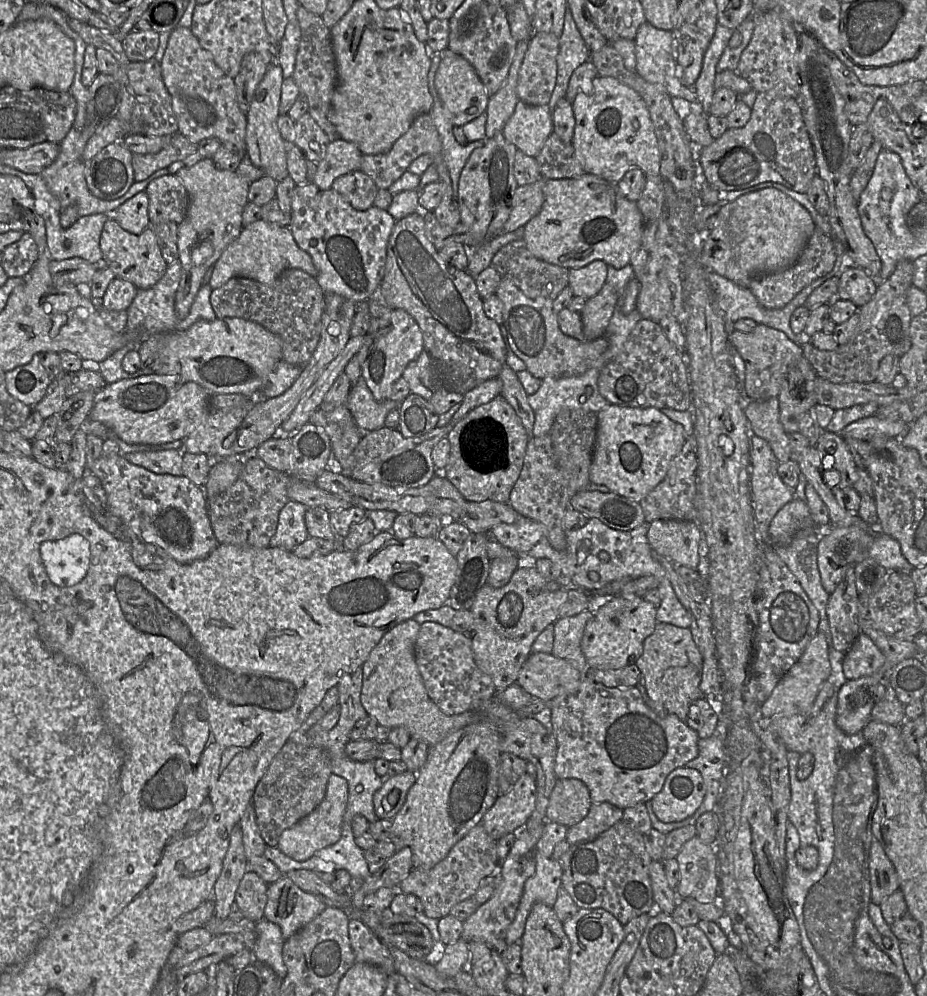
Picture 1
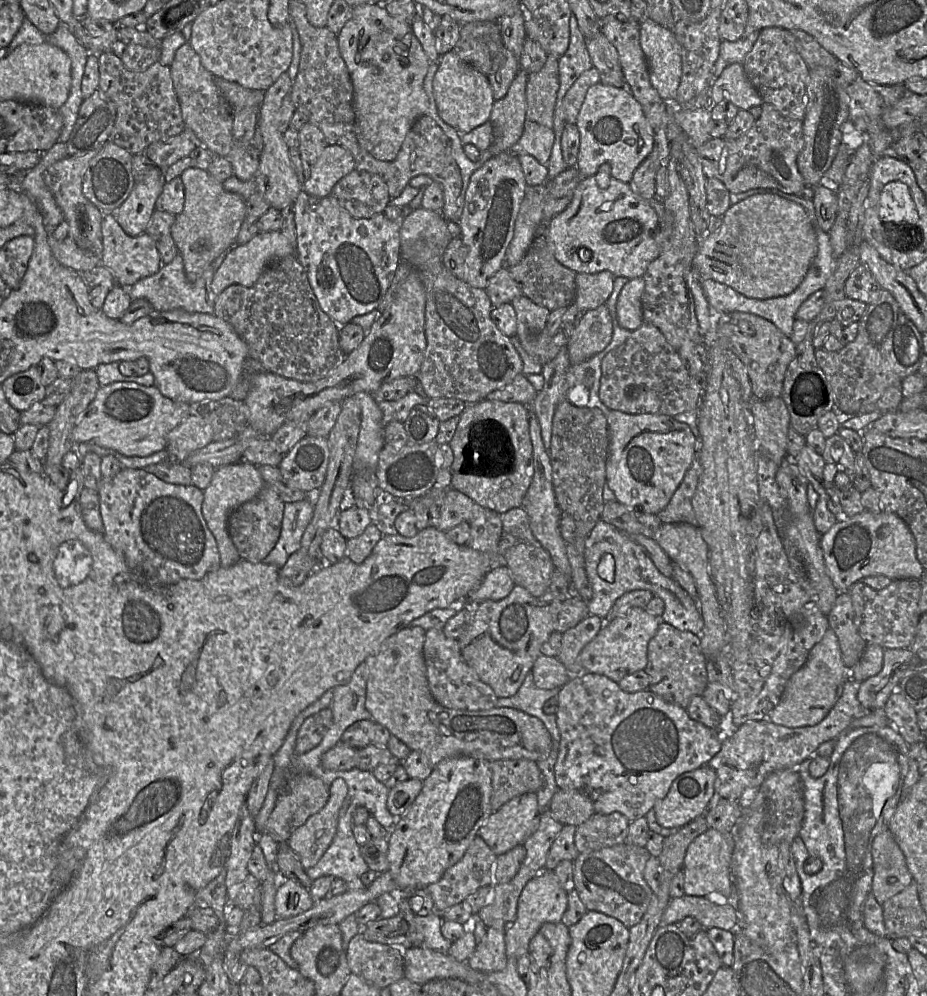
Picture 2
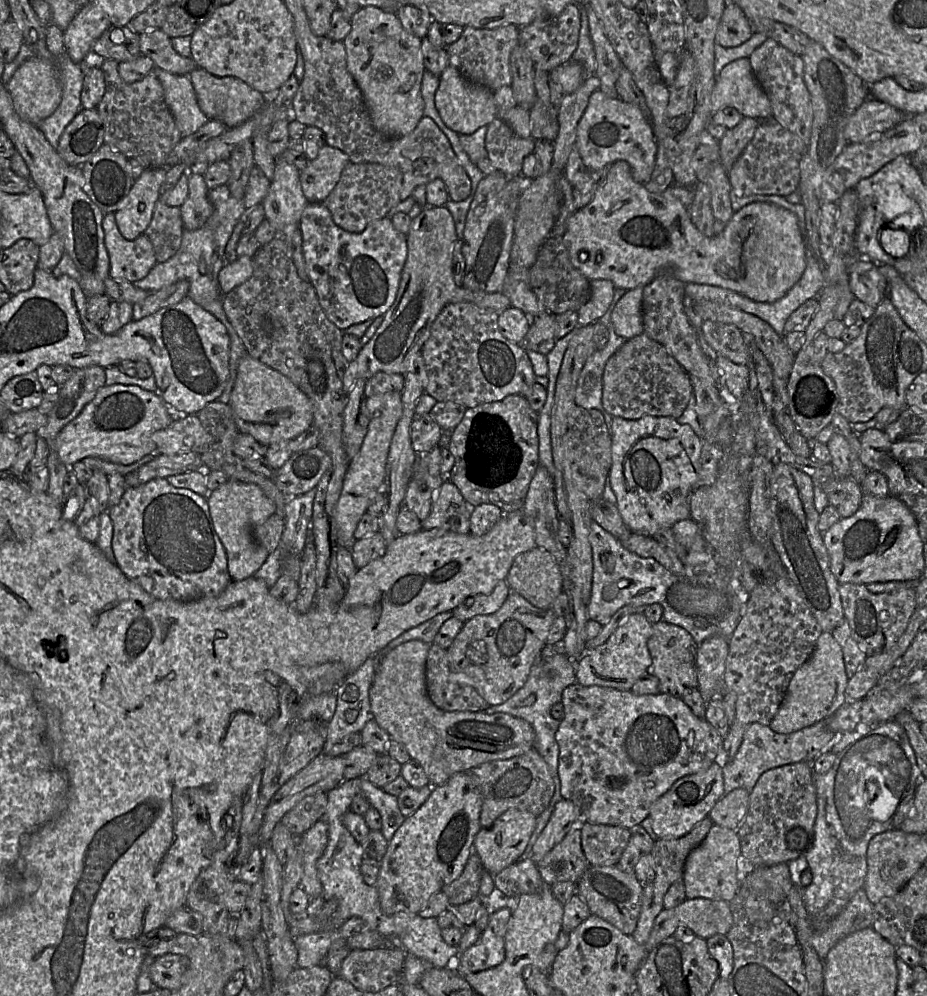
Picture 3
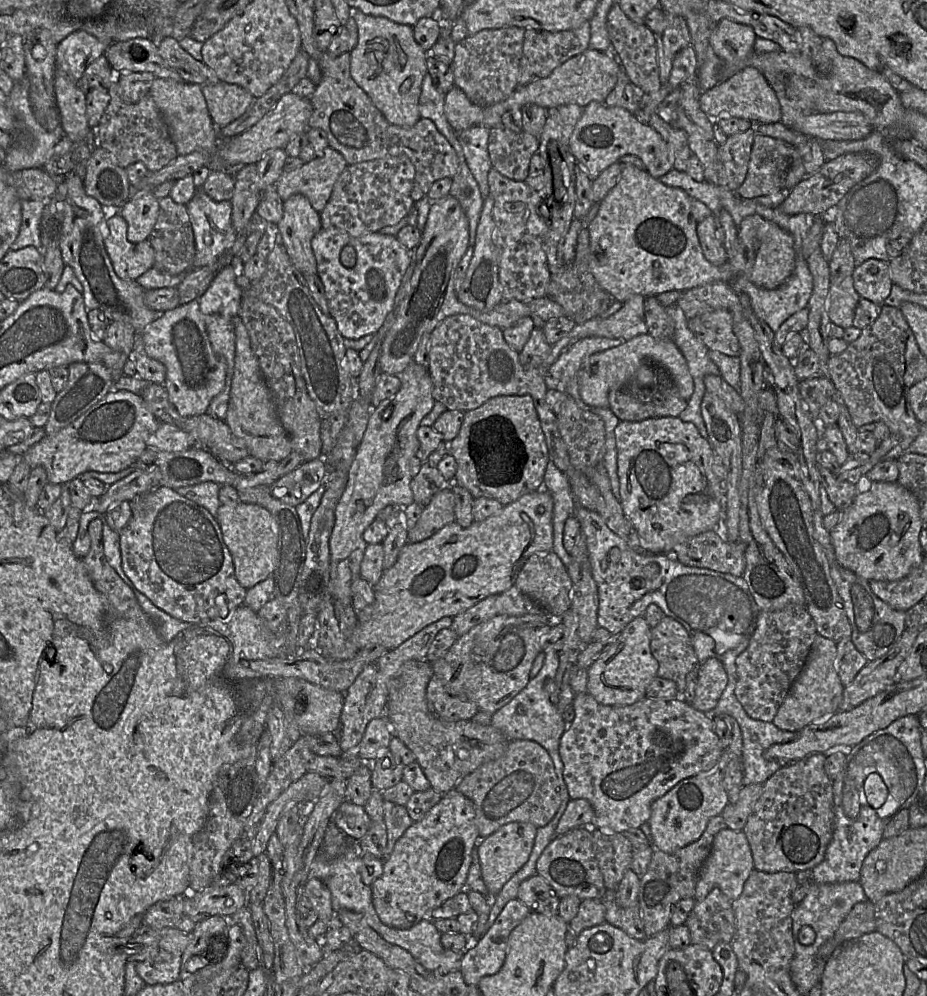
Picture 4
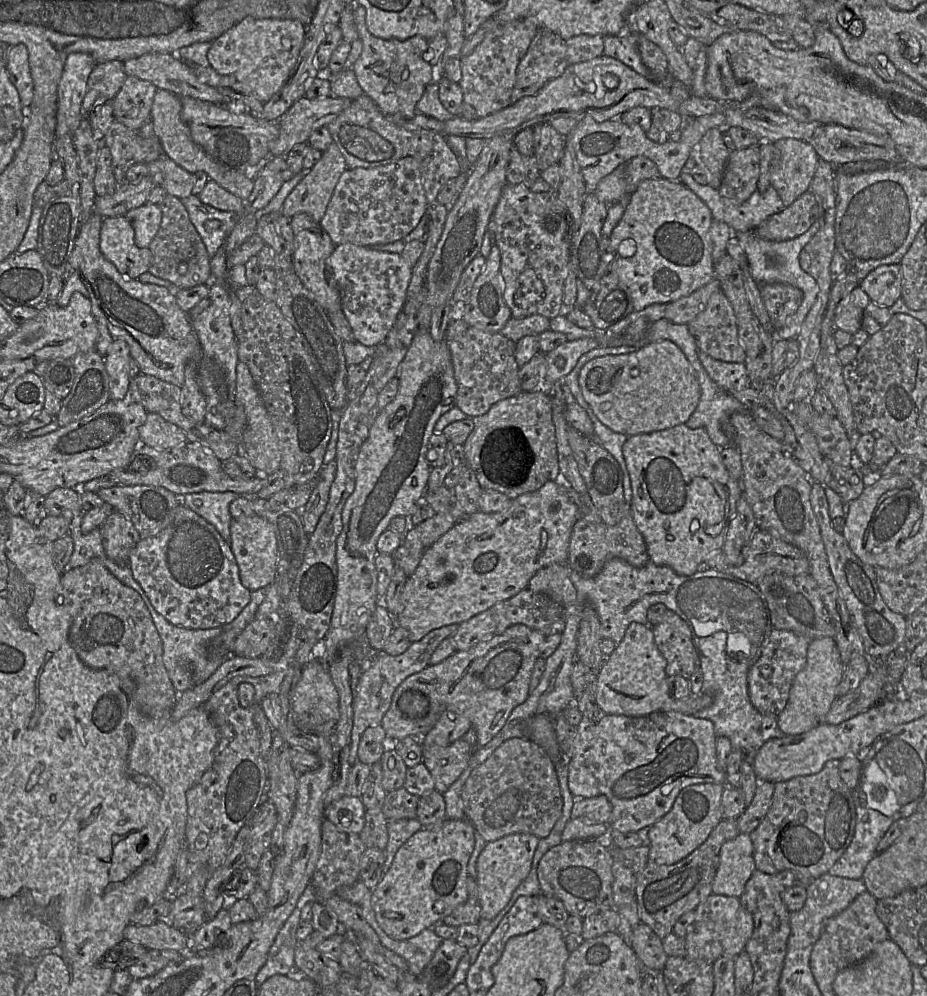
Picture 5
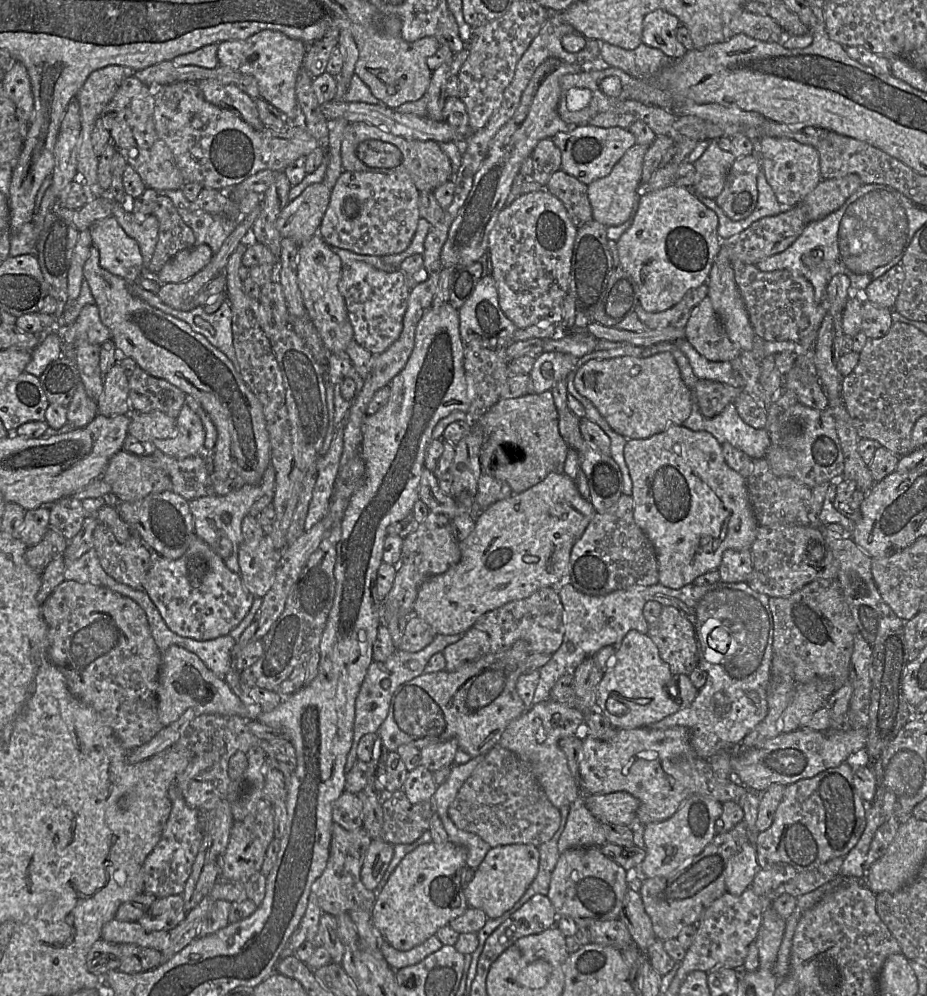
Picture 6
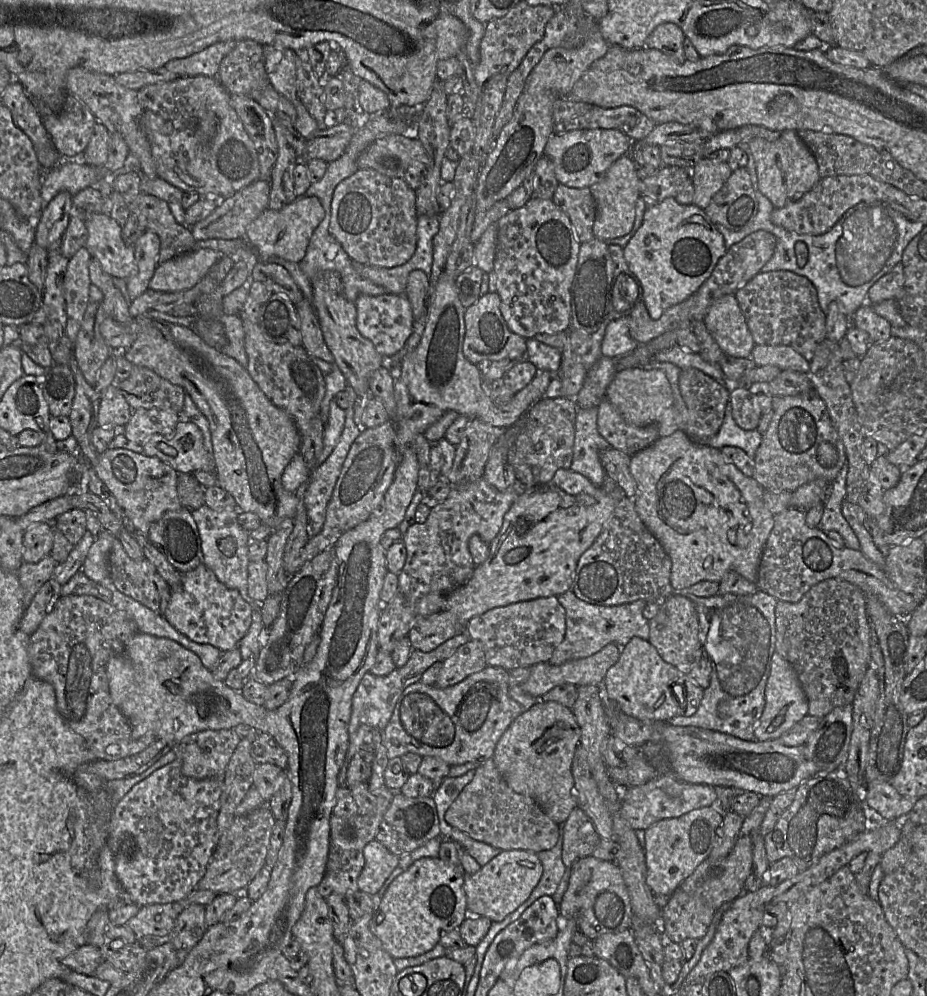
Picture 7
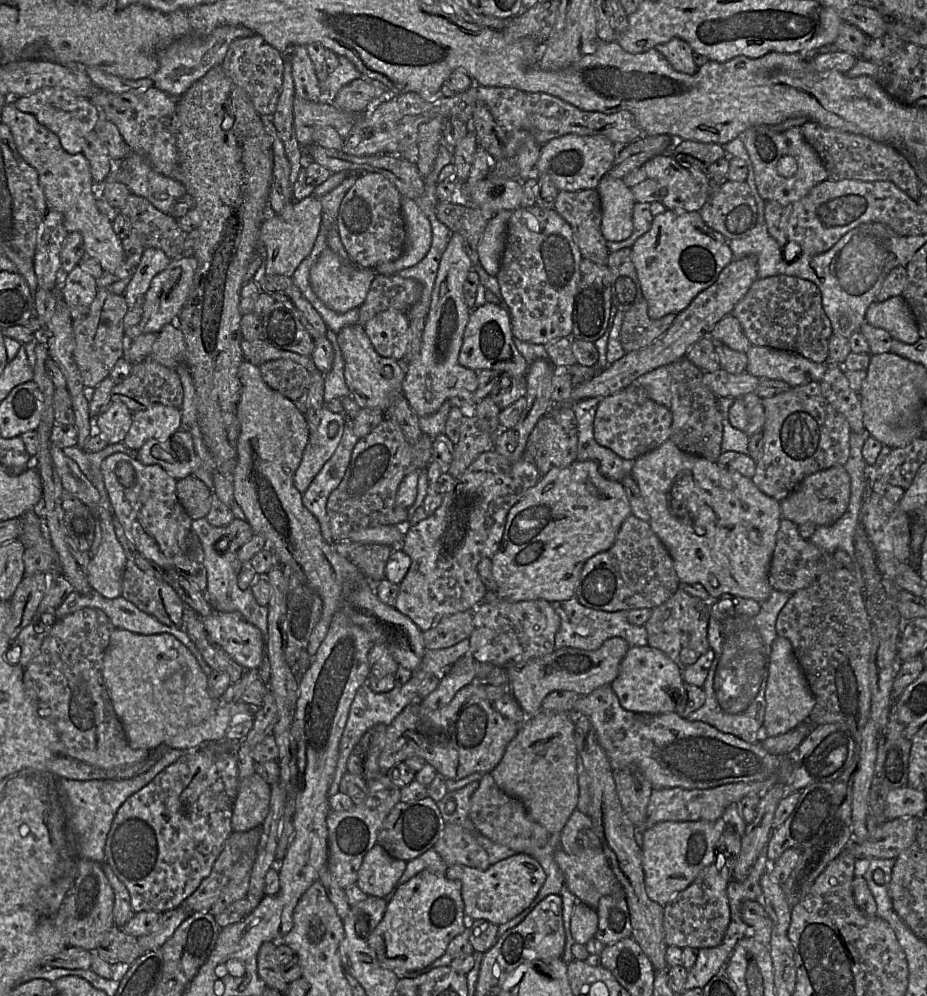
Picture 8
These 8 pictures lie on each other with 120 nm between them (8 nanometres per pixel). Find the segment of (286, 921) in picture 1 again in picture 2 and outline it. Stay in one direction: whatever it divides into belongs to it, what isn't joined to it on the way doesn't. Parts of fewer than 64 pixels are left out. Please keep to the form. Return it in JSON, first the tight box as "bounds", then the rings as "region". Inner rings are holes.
{"bounds":[275,880,315,919],"region":[[[281,880],[275,895],[277,919],[297,916],[315,904],[309,890],[292,880]]]}

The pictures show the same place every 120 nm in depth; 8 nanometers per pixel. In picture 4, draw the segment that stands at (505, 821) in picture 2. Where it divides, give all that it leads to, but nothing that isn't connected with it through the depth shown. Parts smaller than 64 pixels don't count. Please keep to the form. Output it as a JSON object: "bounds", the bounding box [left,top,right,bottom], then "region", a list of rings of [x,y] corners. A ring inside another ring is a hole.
{"bounds":[477,822,537,899],"region":[[[511,822],[478,843],[477,854],[482,879],[487,887],[486,897],[494,899],[503,886],[525,865],[535,841],[537,827],[526,822]]]}

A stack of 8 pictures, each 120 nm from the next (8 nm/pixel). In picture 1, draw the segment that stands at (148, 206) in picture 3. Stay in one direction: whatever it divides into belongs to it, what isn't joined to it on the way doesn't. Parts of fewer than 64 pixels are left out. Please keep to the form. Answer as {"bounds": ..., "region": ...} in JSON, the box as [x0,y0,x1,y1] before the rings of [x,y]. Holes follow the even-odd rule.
{"bounds":[112,191,150,234],"region":[[[140,191],[120,205],[112,217],[129,233],[140,234],[150,226],[148,195]]]}

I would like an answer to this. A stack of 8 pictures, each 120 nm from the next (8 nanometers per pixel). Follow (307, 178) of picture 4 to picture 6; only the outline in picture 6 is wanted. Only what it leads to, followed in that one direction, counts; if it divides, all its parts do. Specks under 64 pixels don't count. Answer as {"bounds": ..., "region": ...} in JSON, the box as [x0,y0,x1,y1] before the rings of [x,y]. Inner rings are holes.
{"bounds":[276,119,349,245],"region":[[[343,119],[334,120],[330,124],[330,133],[325,147],[327,169],[324,179],[319,183],[309,185],[297,198],[290,201],[281,211],[276,220],[277,229],[284,238],[294,240],[301,245],[319,234],[319,228],[323,217],[330,203],[332,189],[343,172],[341,160],[341,142],[343,140],[344,129],[349,124]]]}

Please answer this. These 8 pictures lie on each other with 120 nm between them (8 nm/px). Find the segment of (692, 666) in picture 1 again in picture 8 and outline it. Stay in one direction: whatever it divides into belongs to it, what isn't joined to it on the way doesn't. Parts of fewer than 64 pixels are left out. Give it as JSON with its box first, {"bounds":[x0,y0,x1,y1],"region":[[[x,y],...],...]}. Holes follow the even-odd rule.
{"bounds":[645,587,710,672],"region":[[[679,587],[671,598],[652,610],[651,617],[645,624],[648,638],[647,646],[663,652],[683,672],[710,649],[708,641],[709,620],[709,602],[691,596]]]}

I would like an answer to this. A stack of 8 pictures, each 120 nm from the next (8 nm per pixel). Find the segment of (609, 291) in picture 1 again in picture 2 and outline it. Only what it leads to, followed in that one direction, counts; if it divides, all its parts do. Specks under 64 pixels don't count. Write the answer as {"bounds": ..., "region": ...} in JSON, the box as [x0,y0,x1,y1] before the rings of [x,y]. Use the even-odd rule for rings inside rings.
{"bounds":[568,304,612,364],"region":[[[606,304],[583,312],[568,337],[570,362],[580,364],[604,350],[611,341],[612,331],[612,317]]]}

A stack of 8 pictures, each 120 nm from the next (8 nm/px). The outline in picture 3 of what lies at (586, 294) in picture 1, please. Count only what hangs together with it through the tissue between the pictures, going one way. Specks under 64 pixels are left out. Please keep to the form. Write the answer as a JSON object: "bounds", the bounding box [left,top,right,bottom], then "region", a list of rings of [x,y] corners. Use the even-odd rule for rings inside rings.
{"bounds":[578,279,615,327],"region":[[[605,279],[590,281],[591,296],[578,311],[578,327],[600,321],[609,308],[615,292],[614,284]]]}

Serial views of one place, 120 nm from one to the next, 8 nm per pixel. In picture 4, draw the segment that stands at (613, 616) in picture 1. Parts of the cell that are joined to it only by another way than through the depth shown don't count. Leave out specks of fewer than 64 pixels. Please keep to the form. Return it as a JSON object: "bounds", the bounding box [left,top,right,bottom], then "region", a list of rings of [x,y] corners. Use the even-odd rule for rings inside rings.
{"bounds":[587,616,658,706],"region":[[[645,616],[636,617],[620,634],[614,635],[614,642],[587,669],[587,693],[598,703],[609,706],[631,705],[645,698],[646,688],[658,670],[650,642],[651,627]]]}

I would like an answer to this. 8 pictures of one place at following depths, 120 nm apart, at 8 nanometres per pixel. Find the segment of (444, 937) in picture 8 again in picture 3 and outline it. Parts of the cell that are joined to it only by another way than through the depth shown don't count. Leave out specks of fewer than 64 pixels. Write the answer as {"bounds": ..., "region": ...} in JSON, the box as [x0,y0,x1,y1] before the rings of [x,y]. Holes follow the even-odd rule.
{"bounds":[376,772,482,914],"region":[[[469,772],[456,773],[445,784],[433,787],[425,803],[405,819],[388,843],[376,883],[384,914],[418,914],[433,894],[442,891],[444,886],[461,875],[470,855],[474,852],[474,839],[482,828],[481,807],[482,796],[476,787],[476,780]]]}

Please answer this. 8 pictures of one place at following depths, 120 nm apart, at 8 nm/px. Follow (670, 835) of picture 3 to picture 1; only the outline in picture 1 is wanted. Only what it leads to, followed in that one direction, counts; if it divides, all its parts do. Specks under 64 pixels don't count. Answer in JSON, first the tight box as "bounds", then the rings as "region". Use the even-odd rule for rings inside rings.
{"bounds":[651,767,705,822],"region":[[[680,767],[667,776],[662,790],[651,800],[652,808],[660,821],[680,822],[696,812],[705,792],[704,780],[698,770]]]}

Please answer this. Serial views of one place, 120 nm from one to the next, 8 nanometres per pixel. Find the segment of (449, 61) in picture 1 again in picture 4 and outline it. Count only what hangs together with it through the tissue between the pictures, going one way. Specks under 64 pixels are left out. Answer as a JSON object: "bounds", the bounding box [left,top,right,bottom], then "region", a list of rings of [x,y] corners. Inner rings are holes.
{"bounds":[444,86,484,134],"region":[[[457,86],[445,94],[444,113],[456,134],[480,126],[484,118],[484,108],[472,103]]]}

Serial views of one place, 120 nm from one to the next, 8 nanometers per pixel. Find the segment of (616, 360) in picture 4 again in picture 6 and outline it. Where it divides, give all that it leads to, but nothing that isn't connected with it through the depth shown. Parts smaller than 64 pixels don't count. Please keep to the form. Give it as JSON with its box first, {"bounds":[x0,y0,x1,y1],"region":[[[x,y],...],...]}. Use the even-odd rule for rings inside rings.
{"bounds":[574,352,692,439],"region":[[[670,352],[649,357],[589,360],[576,371],[574,386],[593,404],[611,429],[626,439],[646,439],[671,426],[680,426],[691,412],[692,391],[683,381]]]}

